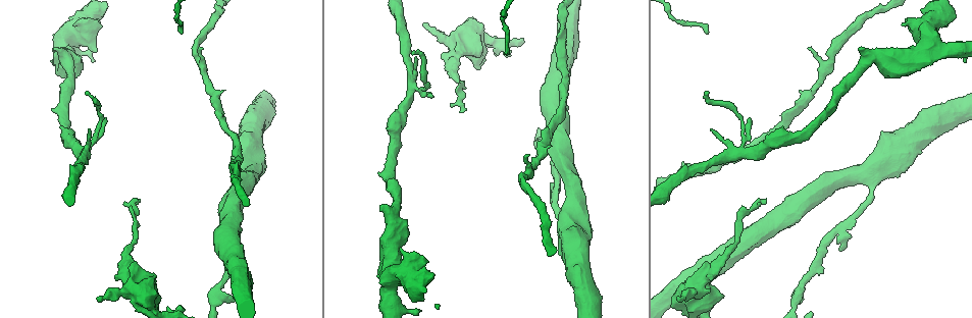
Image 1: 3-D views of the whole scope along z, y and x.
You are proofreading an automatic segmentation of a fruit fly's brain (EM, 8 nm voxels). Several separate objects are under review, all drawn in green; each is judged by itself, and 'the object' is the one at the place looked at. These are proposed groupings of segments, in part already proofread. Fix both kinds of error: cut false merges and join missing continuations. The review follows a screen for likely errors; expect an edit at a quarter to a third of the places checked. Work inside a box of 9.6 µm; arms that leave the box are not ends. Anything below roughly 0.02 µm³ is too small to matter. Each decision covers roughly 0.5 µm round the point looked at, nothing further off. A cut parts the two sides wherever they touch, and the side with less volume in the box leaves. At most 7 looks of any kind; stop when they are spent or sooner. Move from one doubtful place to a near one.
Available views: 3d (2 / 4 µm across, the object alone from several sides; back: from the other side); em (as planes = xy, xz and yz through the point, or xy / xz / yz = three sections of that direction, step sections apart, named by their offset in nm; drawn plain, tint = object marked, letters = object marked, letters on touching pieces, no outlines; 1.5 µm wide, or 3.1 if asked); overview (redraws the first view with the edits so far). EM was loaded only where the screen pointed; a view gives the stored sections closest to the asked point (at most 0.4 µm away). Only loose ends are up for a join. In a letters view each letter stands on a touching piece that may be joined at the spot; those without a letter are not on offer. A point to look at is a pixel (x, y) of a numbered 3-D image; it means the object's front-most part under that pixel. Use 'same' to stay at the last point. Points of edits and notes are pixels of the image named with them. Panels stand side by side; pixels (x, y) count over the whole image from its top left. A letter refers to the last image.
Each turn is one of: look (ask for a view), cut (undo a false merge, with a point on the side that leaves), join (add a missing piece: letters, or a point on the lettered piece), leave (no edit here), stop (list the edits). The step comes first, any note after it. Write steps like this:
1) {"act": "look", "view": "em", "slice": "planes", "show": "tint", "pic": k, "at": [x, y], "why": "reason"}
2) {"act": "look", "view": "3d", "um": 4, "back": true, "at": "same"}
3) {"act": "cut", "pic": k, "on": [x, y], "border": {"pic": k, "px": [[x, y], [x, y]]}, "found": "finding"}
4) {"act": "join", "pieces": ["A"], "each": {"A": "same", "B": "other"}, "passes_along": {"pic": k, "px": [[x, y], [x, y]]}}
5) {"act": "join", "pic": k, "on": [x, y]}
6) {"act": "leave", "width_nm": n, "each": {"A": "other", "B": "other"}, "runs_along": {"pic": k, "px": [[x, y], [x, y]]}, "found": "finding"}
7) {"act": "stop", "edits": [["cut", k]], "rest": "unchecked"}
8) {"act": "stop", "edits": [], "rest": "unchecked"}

{"act": "look", "view": "em", "slice": "xy", "step": 4, "show": "tint", "pic": 1, "at": [87, 92], "why": "tapers out"}

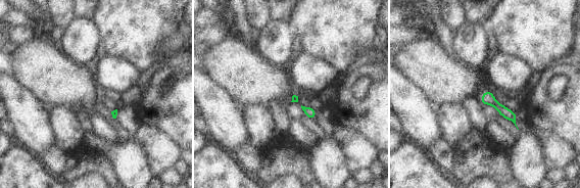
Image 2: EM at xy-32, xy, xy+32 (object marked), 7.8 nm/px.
{"act": "look", "view": "em", "slice": "planes", "show": "letters", "at": "same", "why": "another direction"}

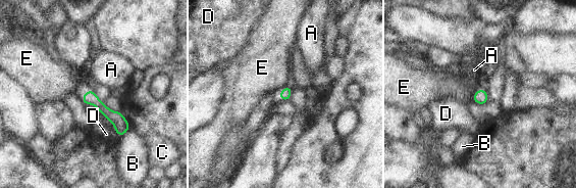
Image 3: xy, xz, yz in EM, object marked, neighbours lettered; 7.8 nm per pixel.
{"act": "leave", "width_nm": 80, "each": {"A": "other", "B": "other", "C": "other", "D": "other", "E": "other"}, "runs_along": {"pic": 3, "px": [[88, 94], [121, 126], [122, 131]]}, "found": "no lettered piece goes on from it"}

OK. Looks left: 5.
{"act": "look", "view": "em", "slice": "planes", "show": "letters", "pic": 1, "at": [379, 205], "why": "an open end"}

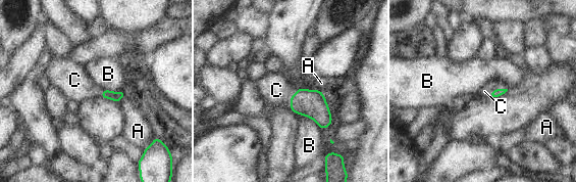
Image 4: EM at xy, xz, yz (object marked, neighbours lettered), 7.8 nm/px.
{"act": "join", "pieces": ["C"], "longest_contact_nm": ["B", 240], "each": {"A": "other", "B": "other", "C": "same"}, "passes_along": {"pic": 4, "px": [[496, 92], [496, 89], [484, 91]]}, "found": "the cell continues"}

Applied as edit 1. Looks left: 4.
{"act": "look", "view": "3d", "um": 4, "back": true, "pic": 1, "at": [422, 23], "why": "free end"}

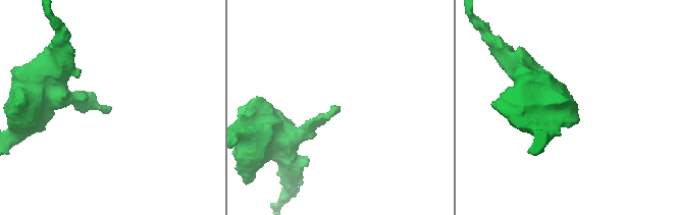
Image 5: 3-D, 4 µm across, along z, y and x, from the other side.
{"act": "look", "view": "em", "slice": "yz", "step": 8, "show": "letters", "pic": 5, "at": [108, 107]}

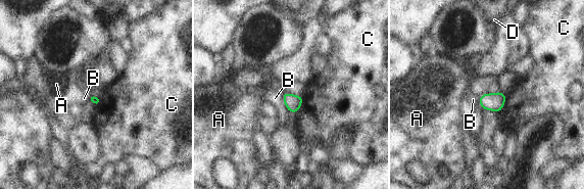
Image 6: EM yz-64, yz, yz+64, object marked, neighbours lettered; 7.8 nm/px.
{"act": "look", "view": "em", "slice": "planes", "show": "letters", "at": "same"}

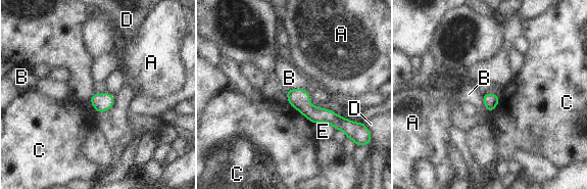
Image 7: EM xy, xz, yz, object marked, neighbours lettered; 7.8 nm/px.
{"act": "leave", "each": {"A": "other", "B": "other", "C": "other", "D": "other", "E": "other"}, "found": "none of them fits"}

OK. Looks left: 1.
{"act": "stop", "edits": [["join", 4]], "rest": "unchecked"}

